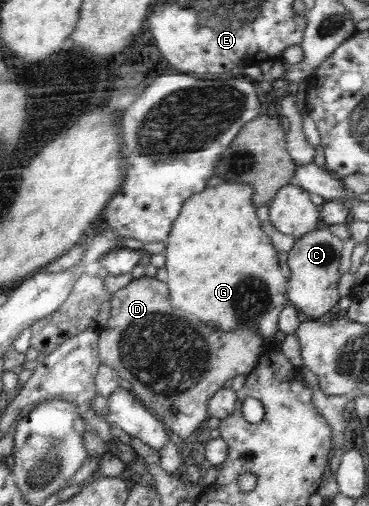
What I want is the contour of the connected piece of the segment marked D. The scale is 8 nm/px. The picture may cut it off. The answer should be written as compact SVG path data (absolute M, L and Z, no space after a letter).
M156 277L133 279L127 287L112 295L112 303L111 320L103 329L99 342L101 363L113 366L123 379L132 383L131 389L144 405L183 439L193 436L203 420L210 418L210 402L225 388L227 380L233 380L239 374L251 374L261 362L265 338L259 332L233 330L223 336L221 330L207 326L182 308L175 308L170 285Z

